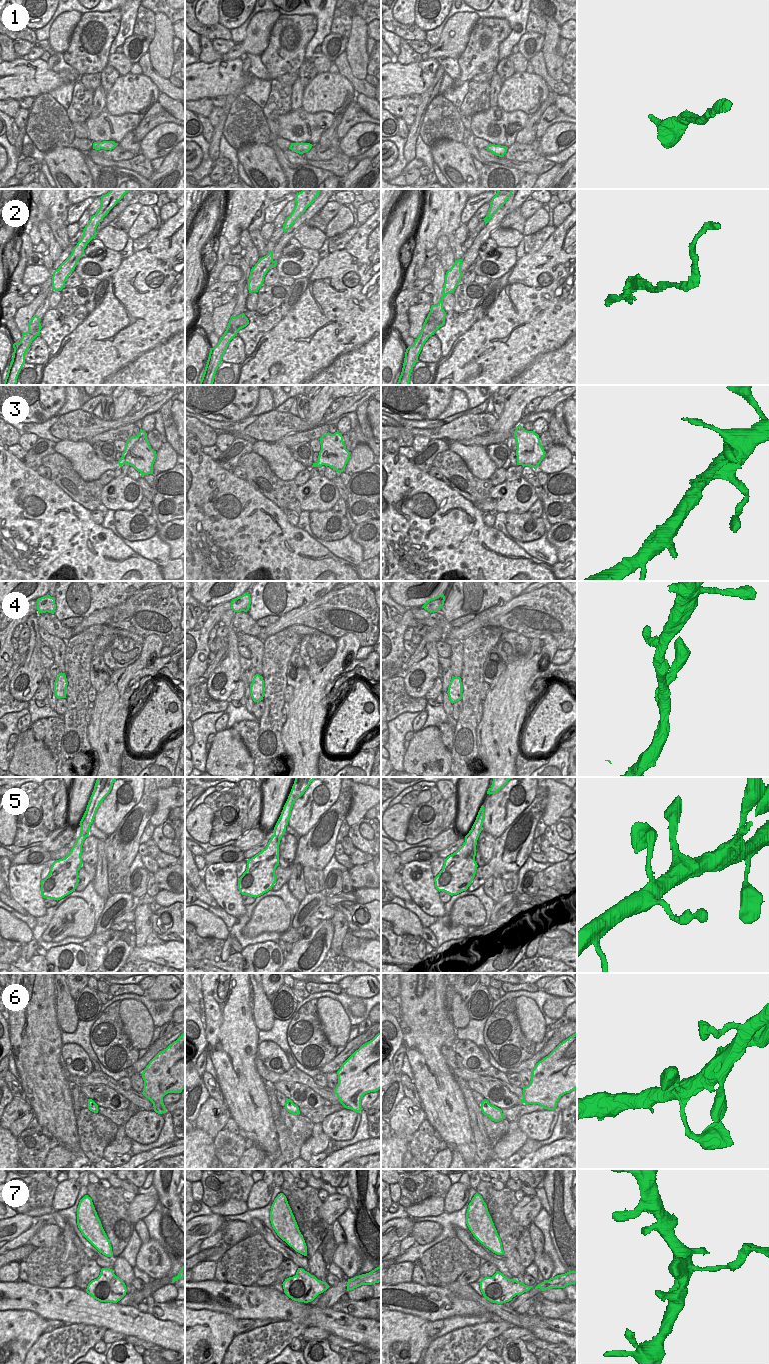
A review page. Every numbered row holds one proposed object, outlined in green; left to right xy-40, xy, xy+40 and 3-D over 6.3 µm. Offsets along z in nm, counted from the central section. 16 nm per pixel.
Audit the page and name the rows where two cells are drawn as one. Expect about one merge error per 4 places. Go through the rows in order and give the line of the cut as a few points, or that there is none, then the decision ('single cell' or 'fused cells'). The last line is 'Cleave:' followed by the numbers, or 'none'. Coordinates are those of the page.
1: no cut; single cell
2: cut in xy-40 along (40, 323), (30, 336), (14, 351); fused cells
3: no cut; single cell
4: no cut; single cell
5: no cut; single cell
6: no cut; single cell
7: cut in xy+40 along (522, 1283), (528, 1290); fused cells
Cleave: 2, 7

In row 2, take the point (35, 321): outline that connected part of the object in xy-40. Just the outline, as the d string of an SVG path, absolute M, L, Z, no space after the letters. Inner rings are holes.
M36 314L32 317L31 321L28 324L28 331L22 334L22 338L19 342L13 344L14 351L18 350L22 344L30 337L35 329L38 329L40 324L40 318Z

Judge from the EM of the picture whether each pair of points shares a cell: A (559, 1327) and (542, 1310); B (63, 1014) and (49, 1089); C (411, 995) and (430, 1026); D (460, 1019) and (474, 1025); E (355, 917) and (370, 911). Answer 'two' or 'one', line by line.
A: two
B: two
C: one
D: two
E: one

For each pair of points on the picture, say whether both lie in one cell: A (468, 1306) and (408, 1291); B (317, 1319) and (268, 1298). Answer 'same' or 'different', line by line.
A: same
B: same

